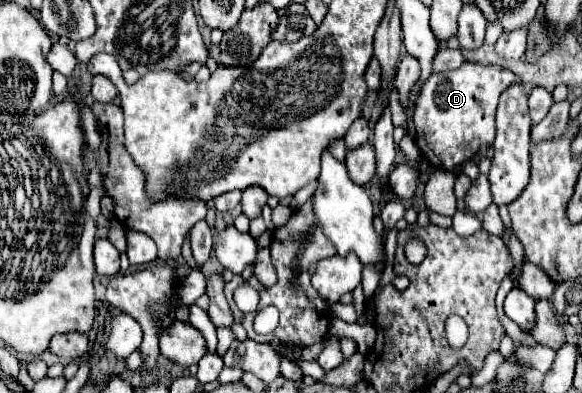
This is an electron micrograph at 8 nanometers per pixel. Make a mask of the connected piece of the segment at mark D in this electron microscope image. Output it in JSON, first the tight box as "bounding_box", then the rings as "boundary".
{"bounding_box":[415,62,517,170],"boundary":[[[465,62],[457,70],[433,74],[421,92],[415,112],[415,144],[421,156],[439,170],[457,170],[479,150],[491,148],[495,138],[495,110],[501,92],[517,76],[501,66]]]}

